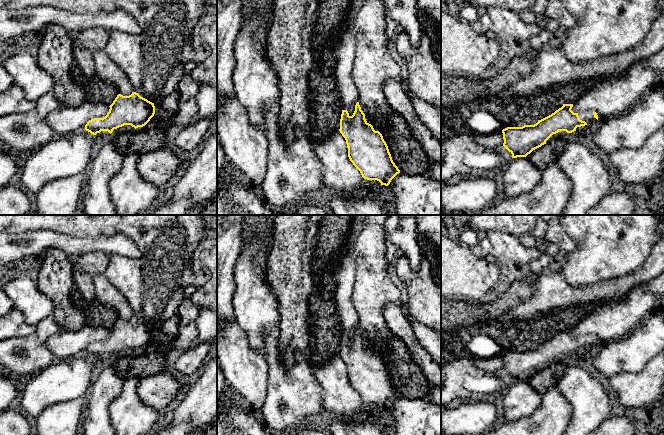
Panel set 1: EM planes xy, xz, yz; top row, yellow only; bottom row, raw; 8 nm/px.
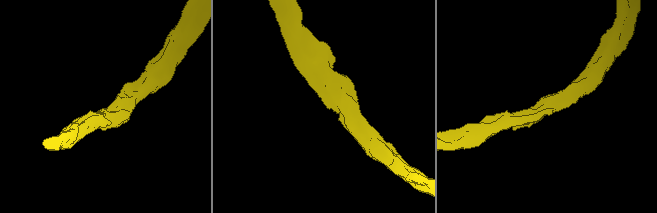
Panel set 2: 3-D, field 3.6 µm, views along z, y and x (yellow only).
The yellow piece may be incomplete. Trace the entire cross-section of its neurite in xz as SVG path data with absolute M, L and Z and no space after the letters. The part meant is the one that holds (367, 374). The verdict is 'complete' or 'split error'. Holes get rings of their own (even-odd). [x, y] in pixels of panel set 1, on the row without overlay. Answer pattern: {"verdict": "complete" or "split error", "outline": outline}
{"verdict": "complete", "outline": "M359 326L352 340L342 334L339 355L346 364L350 385L364 403L377 404L388 410L400 397L382 358L366 345Z"}

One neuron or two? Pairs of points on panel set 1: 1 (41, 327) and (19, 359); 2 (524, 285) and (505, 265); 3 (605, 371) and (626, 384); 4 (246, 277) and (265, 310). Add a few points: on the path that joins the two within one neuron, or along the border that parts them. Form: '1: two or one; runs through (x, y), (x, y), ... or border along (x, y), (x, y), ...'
1: one; runs through (40, 335), (27, 351)
2: two; border along (530, 273), (521, 279), (515, 280), (501, 295)
3: two; border along (635, 371), (619, 372), (605, 380)
4: one; runs through (251, 285), (252, 297), (257, 302)

